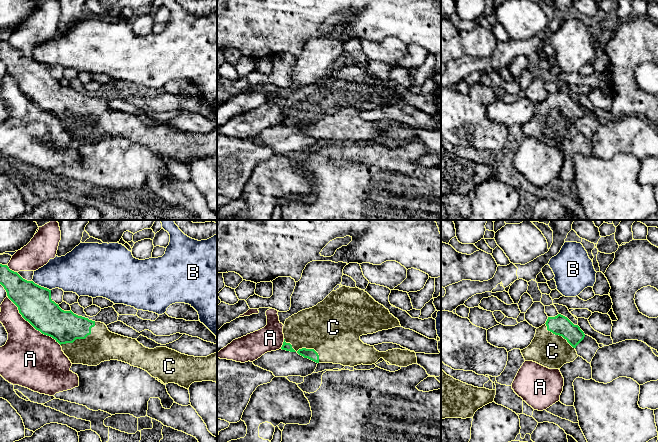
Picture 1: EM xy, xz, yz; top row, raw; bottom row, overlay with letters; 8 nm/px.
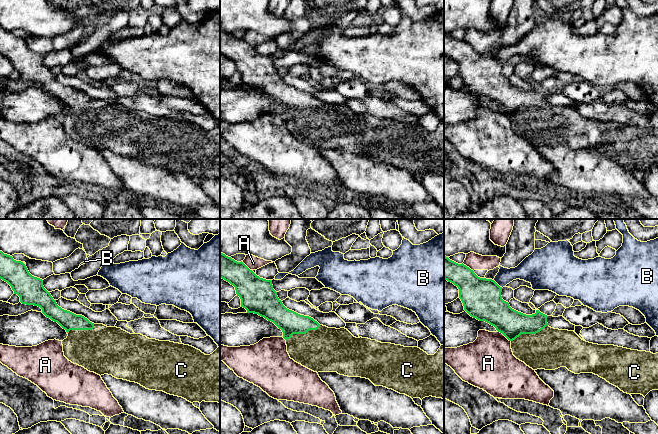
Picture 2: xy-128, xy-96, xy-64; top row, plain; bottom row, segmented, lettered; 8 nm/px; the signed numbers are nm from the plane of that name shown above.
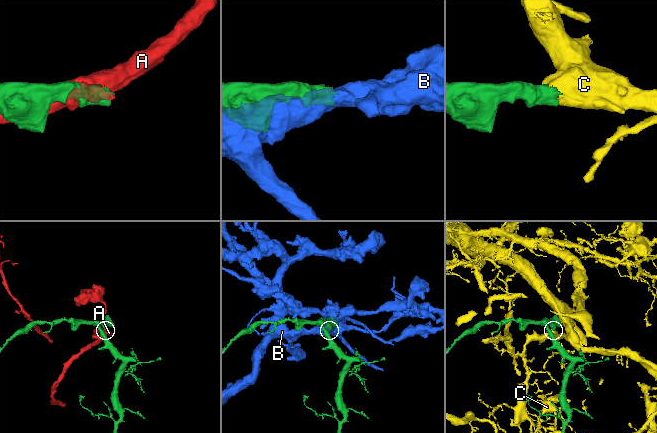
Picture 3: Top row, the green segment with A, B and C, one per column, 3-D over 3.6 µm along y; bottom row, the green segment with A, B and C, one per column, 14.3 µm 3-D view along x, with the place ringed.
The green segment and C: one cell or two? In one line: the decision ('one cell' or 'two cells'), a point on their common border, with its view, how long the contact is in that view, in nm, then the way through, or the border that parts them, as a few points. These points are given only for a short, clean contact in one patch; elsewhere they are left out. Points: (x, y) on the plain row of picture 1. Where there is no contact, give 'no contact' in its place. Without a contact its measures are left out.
one cell | xz (304, 124) | 340 nm | across xz (311, 130), (304, 124), (328, 104)

